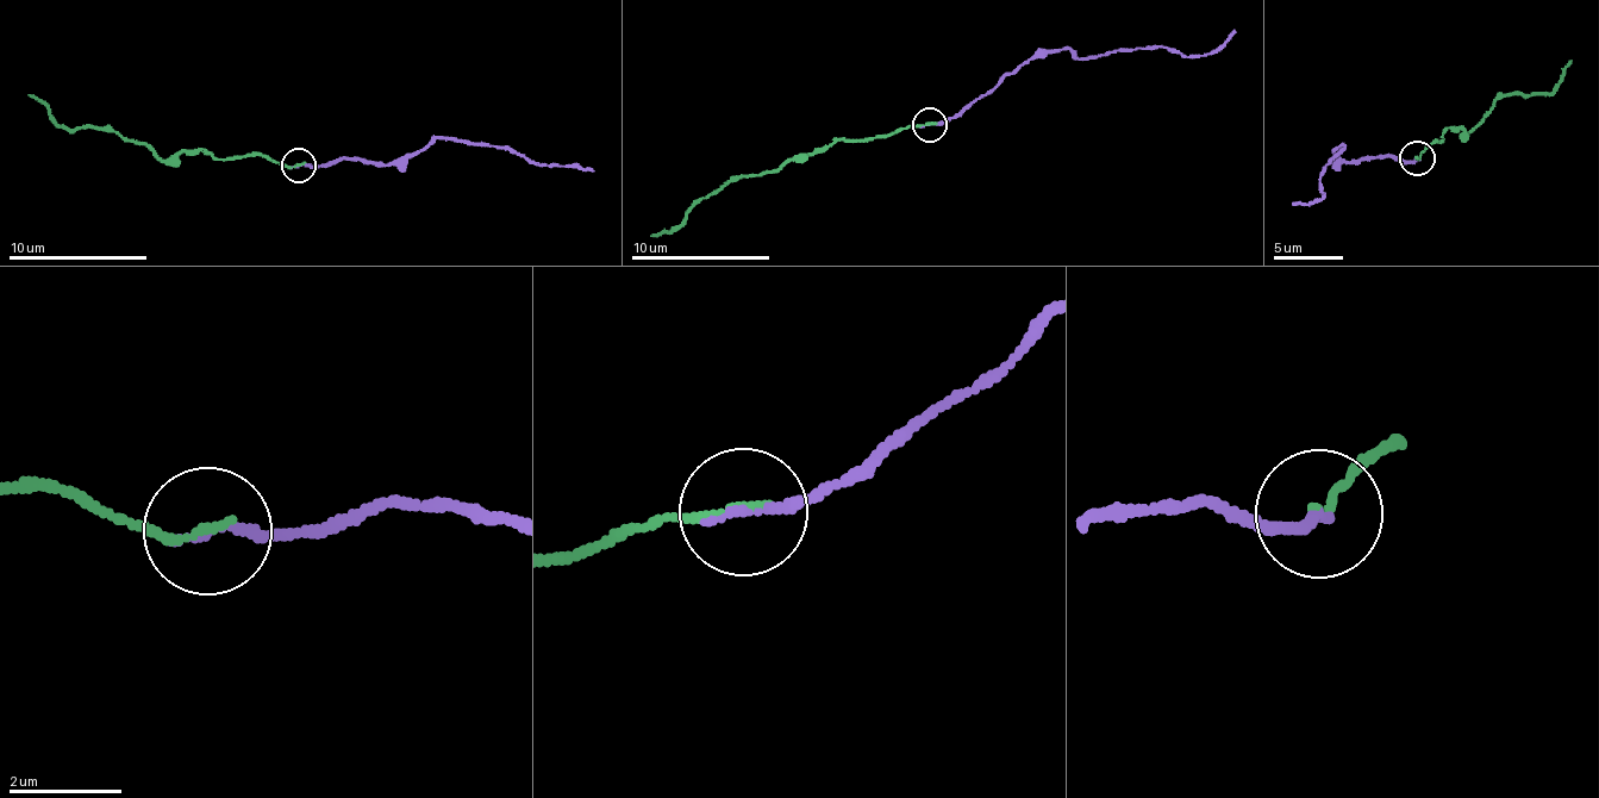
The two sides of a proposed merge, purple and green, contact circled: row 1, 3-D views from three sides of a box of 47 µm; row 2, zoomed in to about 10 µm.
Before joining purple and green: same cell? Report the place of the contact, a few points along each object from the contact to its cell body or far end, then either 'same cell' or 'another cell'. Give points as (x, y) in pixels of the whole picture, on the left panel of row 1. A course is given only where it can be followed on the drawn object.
place (298, 166); course purple (298, 164), (324, 167), (344, 157), (386, 167), (423, 150), (437, 138), (517, 150), (558, 166), (594, 170); course green (298, 164), (195, 149), (161, 160), (149, 145), (105, 131), (57, 126), (27, 93); same cell

